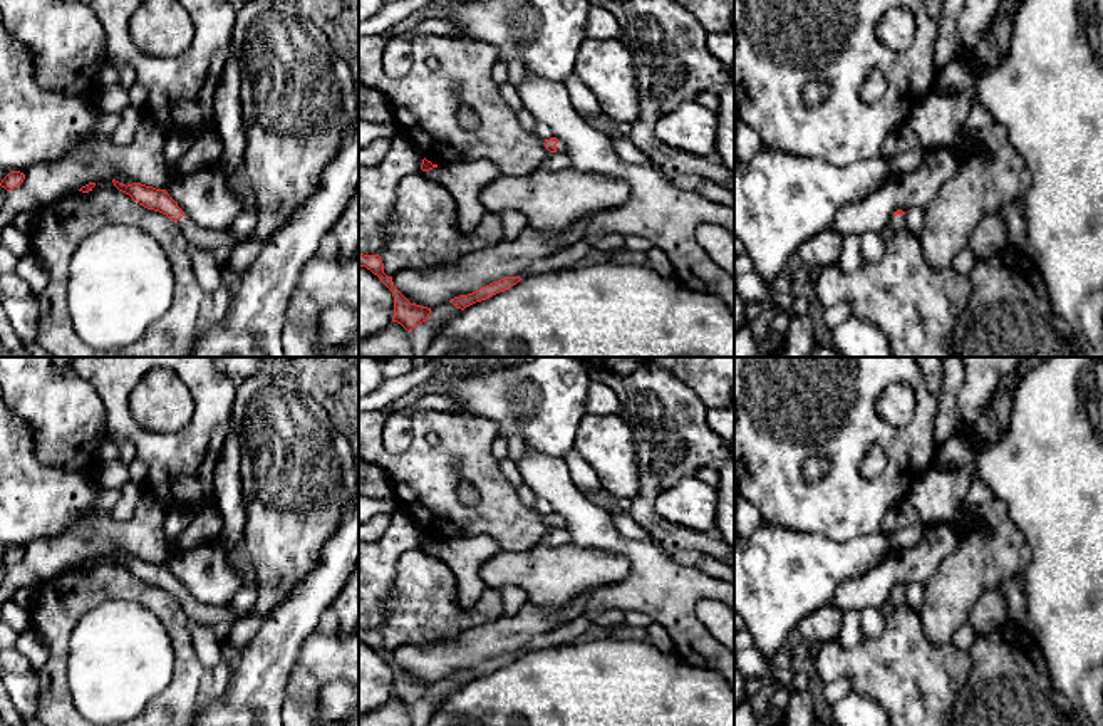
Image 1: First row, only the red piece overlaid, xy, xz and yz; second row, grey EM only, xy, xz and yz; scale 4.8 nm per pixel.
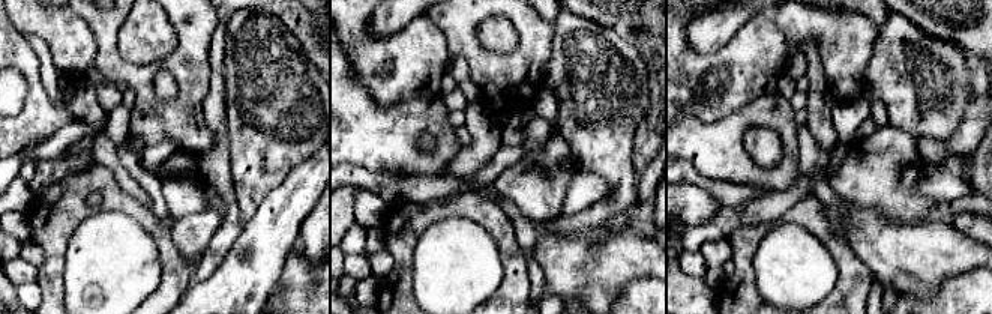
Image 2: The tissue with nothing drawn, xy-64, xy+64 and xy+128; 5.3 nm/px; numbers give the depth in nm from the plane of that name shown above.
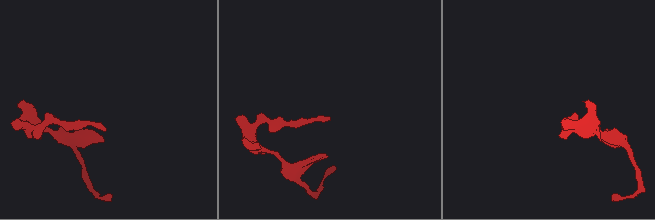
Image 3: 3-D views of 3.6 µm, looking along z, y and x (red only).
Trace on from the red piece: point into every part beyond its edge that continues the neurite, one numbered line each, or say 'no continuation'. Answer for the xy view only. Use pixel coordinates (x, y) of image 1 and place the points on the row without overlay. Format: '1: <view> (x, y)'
1: xy (222, 617)

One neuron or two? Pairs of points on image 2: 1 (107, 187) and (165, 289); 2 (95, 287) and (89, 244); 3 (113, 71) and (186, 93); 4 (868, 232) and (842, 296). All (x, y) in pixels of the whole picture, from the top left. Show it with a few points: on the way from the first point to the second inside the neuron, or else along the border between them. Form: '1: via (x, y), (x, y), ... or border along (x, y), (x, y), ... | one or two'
1: via (134, 209), (162, 236), (170, 253), (170, 262) | one
2: via (95, 277), (95, 254) | one
3: via (131, 75), (159, 104), (168, 104) | one
4: border along (836, 229), (874, 275) | two

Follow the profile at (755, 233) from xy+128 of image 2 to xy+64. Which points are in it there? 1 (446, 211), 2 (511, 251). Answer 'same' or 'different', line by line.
1: same
2: same

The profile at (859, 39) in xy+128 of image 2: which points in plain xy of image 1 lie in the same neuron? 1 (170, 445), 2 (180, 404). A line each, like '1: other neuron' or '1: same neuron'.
1: same neuron
2: other neuron

